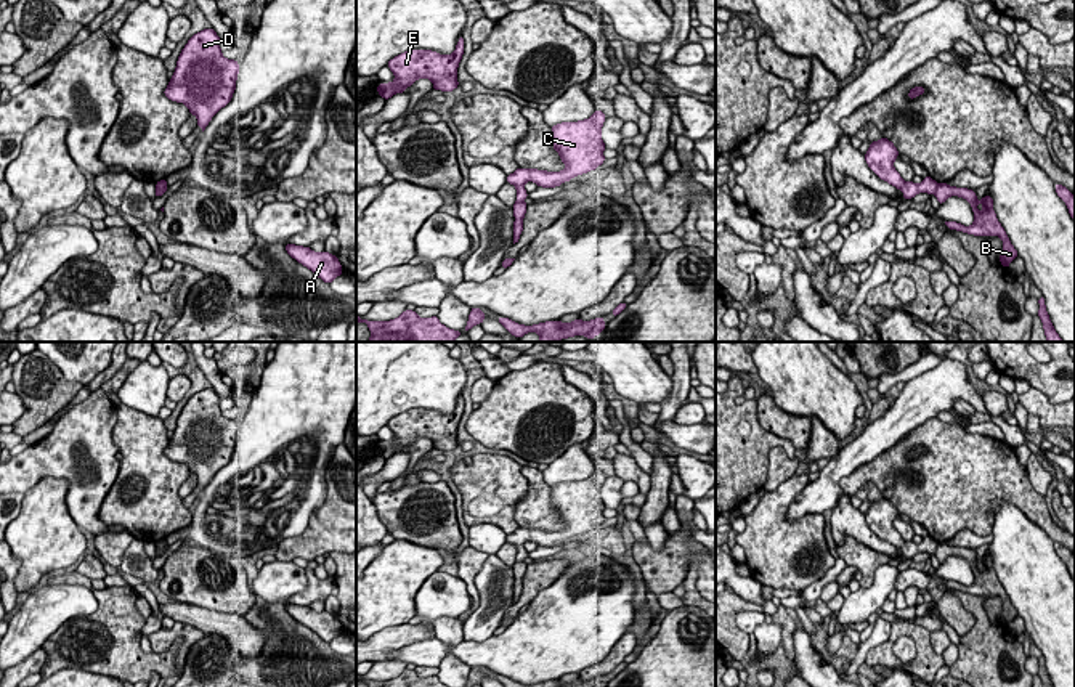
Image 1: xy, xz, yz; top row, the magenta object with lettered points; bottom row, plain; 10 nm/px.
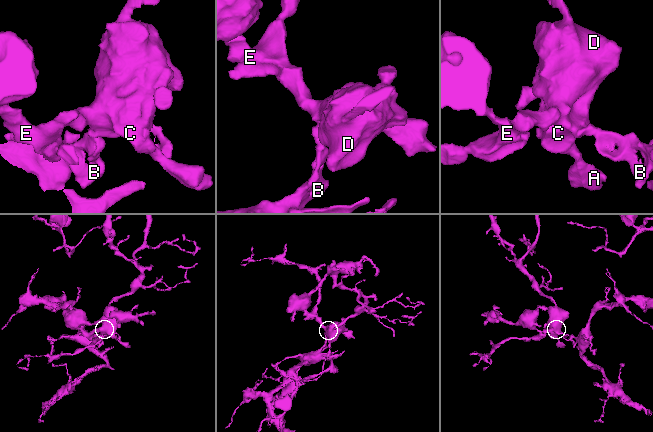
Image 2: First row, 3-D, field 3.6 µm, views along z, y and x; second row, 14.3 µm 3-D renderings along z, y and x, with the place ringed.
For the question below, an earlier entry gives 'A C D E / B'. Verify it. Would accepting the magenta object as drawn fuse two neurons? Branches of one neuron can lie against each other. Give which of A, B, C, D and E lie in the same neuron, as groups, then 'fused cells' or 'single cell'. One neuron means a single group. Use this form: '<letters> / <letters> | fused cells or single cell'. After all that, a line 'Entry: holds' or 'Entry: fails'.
A C D E / B | fused cells
Entry: holds

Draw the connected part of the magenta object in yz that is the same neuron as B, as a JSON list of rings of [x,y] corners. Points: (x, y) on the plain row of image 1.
[[[947,543],[937,544],[935,557],[939,559],[939,565],[943,563],[950,555],[963,557],[971,563],[974,571],[974,583],[971,586],[964,586],[956,581],[943,579],[945,586],[974,596],[1000,596],[1003,600],[1000,621],[1004,628],[1008,628],[1009,623],[1019,615],[1014,605],[1011,604],[1009,597],[1006,596],[1004,587],[996,578],[992,555],[985,555],[979,560],[976,551],[972,549],[948,546]]]

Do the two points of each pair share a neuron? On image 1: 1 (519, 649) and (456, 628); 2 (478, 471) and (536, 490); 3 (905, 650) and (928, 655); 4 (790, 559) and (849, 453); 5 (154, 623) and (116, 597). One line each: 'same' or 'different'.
1: different
2: different
3: different
4: different
5: different

